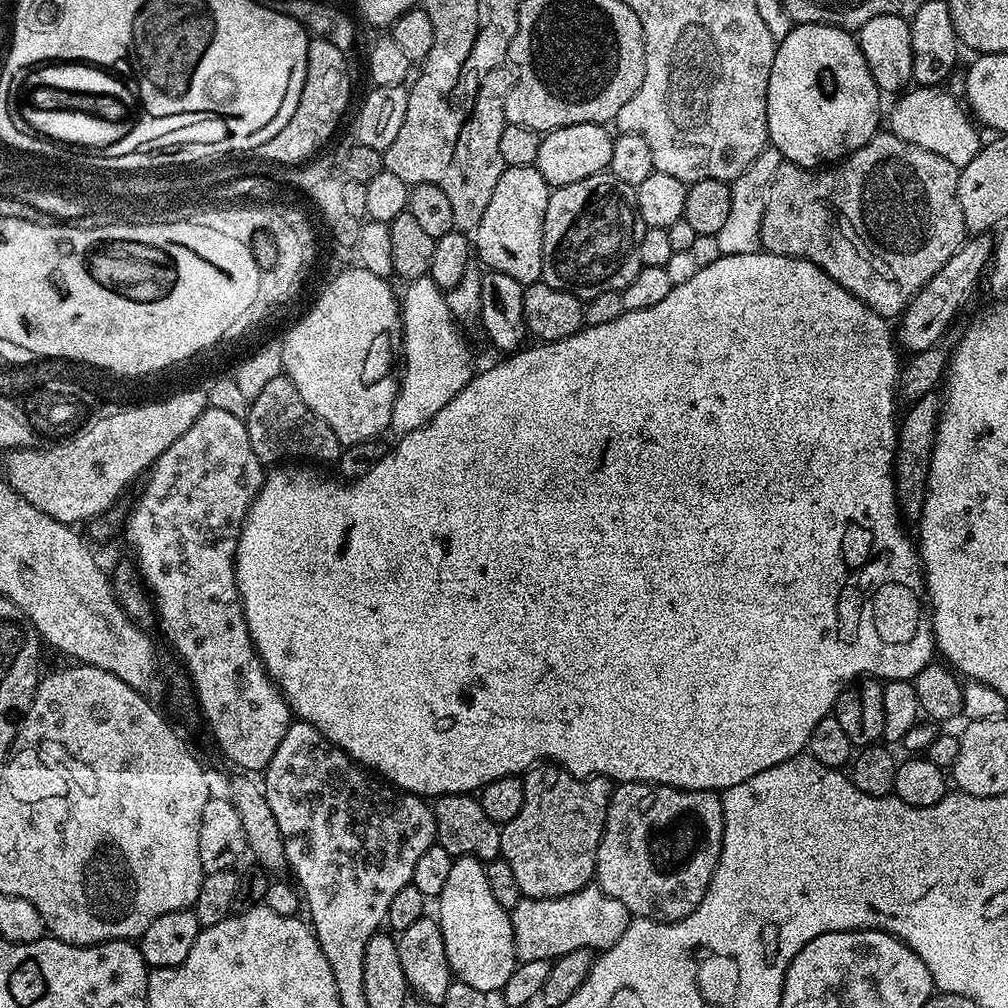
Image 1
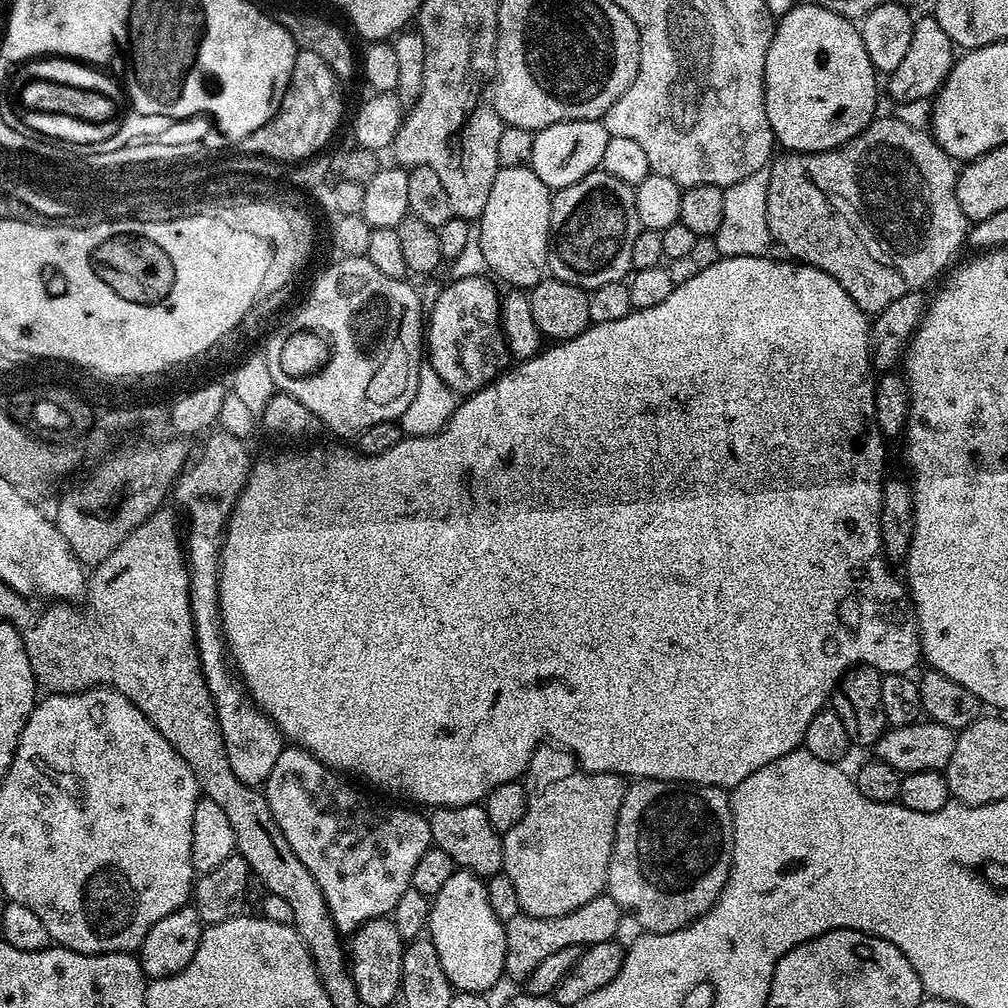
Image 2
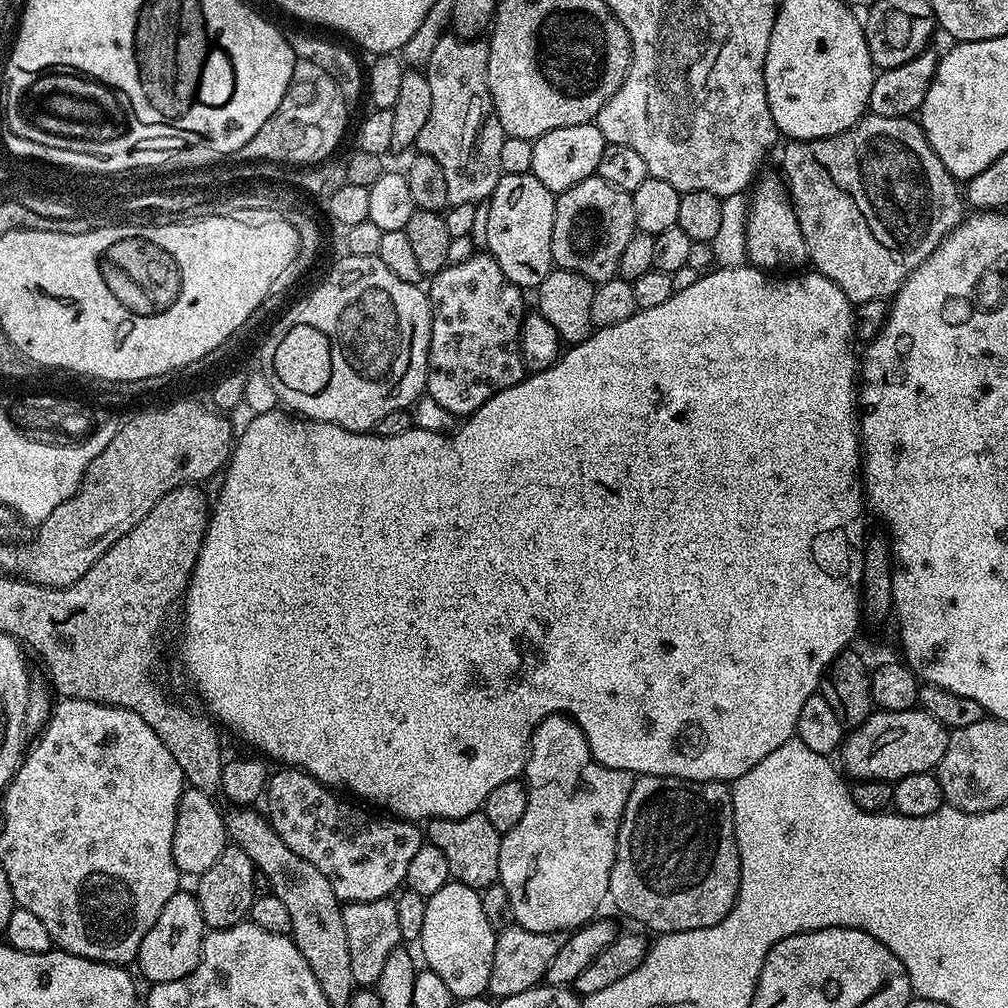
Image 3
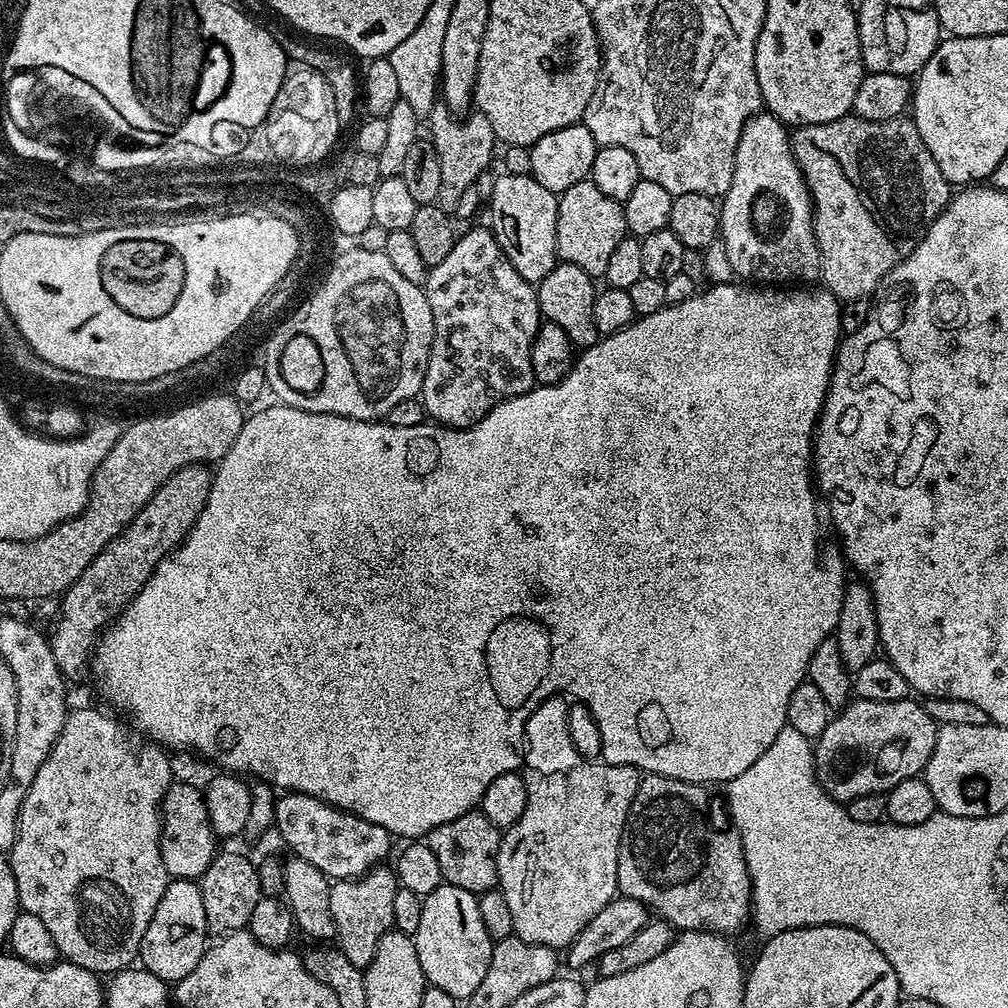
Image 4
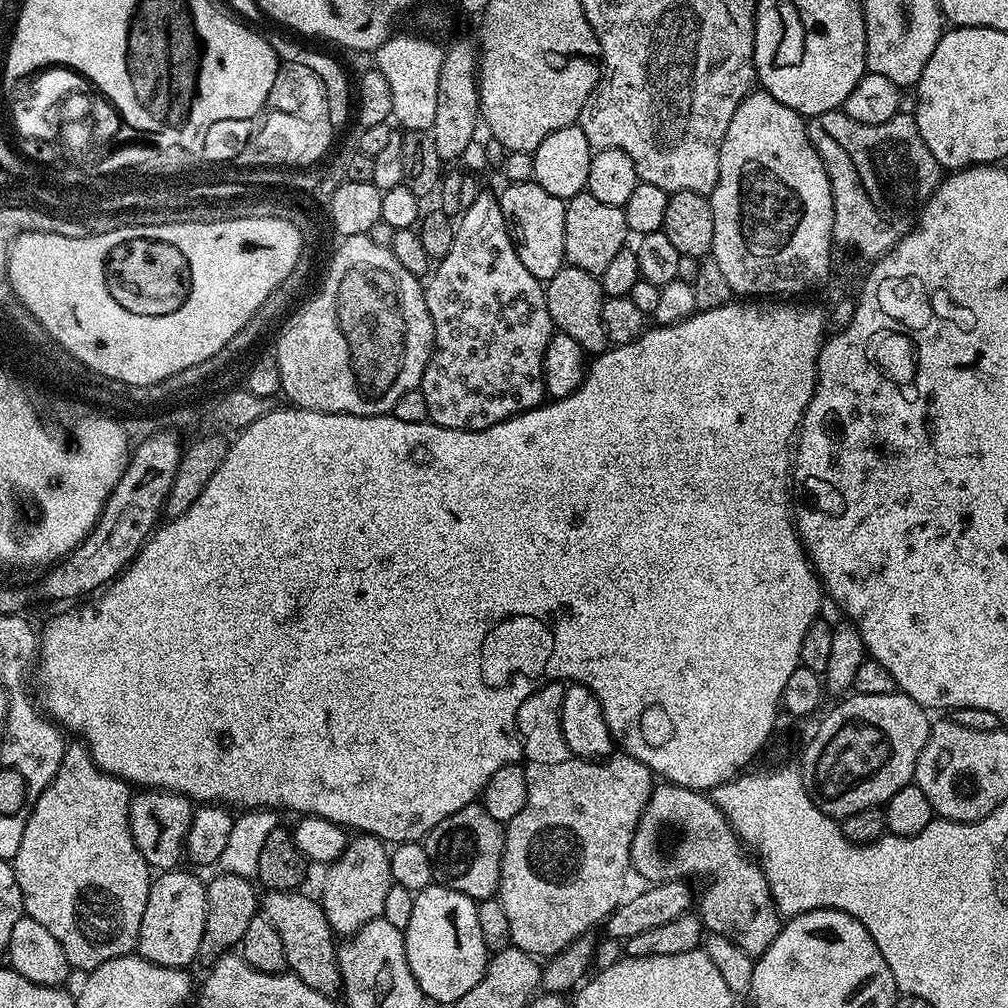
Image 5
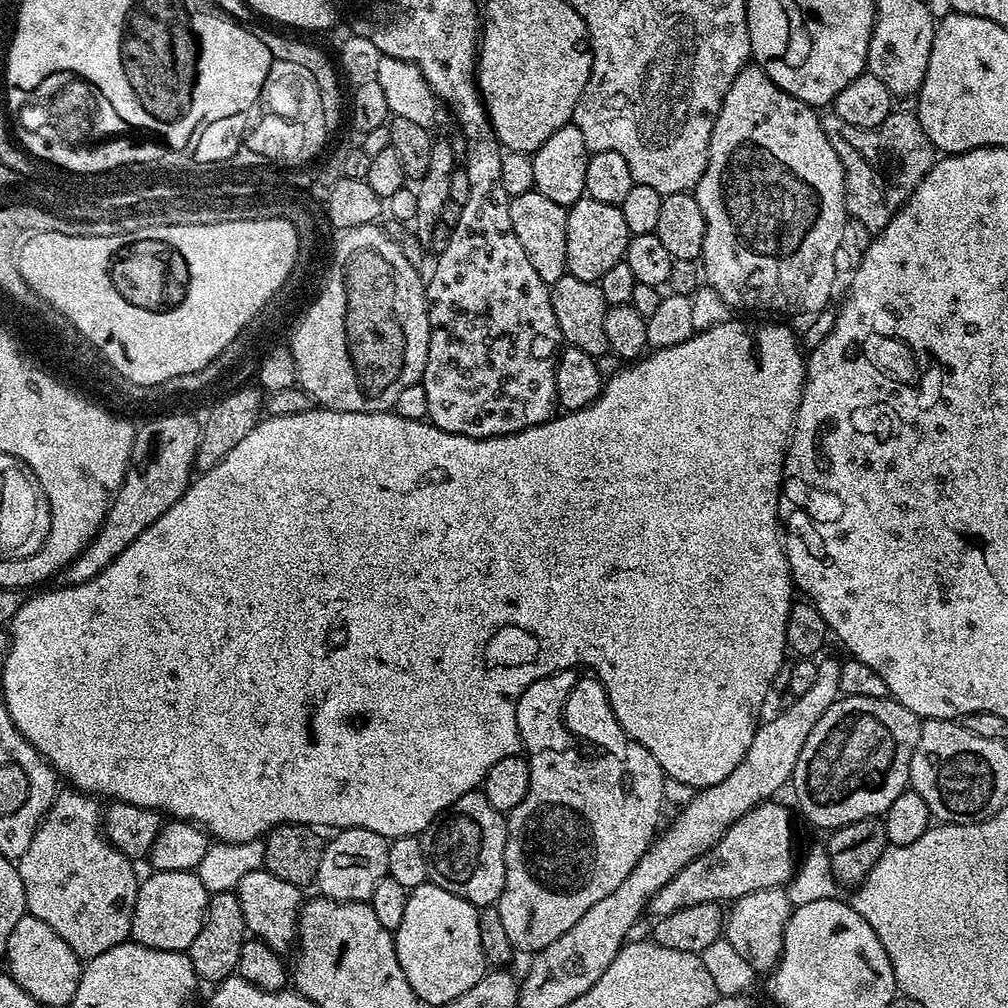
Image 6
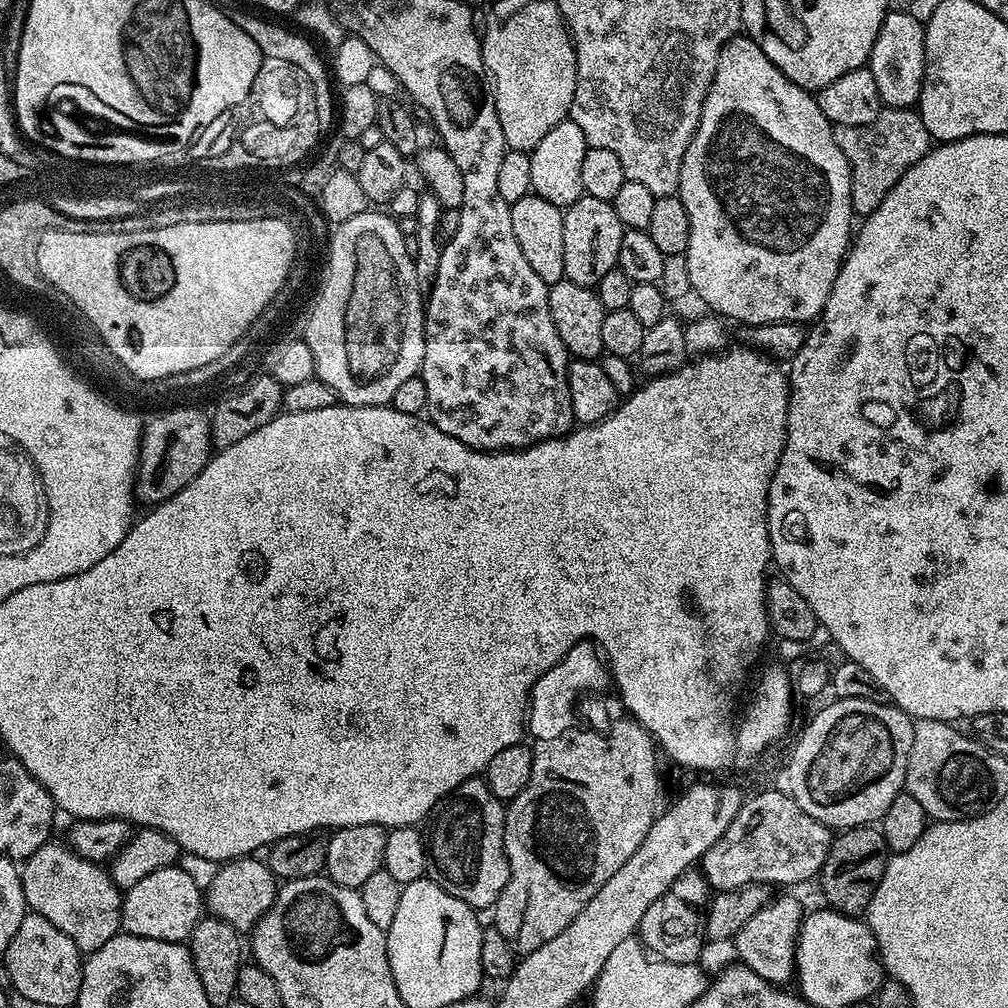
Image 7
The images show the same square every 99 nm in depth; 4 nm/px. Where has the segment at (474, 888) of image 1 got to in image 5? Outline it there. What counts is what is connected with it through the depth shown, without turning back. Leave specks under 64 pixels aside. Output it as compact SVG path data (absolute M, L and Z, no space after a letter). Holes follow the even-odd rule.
M432 883L429 888L422 889L414 895L414 911L410 917L410 926L403 928L404 945L406 946L406 962L410 962L410 974L418 982L429 1001L437 1000L444 1006L450 1006L462 994L470 994L474 986L488 969L490 953L486 942L482 942L482 929L478 927L477 901L470 899L458 890L450 890L441 884Z

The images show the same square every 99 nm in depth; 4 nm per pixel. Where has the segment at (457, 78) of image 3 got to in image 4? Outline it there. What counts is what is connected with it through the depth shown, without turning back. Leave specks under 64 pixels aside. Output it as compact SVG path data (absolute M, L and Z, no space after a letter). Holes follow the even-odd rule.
M437 102L426 117L426 128L432 131L430 141L437 150L441 171L441 192L438 203L445 210L455 209L462 193L481 179L479 176L492 164L492 147L498 141L490 122L479 114L468 114L461 118L442 102Z

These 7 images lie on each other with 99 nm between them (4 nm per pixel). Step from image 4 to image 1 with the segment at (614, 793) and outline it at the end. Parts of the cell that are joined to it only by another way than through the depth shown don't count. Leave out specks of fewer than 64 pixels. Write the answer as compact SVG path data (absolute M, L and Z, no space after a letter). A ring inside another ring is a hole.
M596 776L596 784L590 788L590 796L592 796L590 804L594 804L594 806L588 806L588 812L580 812L578 816L574 816L574 812L562 812L562 808L546 810L546 804L554 806L558 802L558 800L552 800L552 798L556 798L554 782L556 780L544 784L544 788L540 788L540 784L524 784L522 810L518 810L518 815L510 818L510 822L503 825L500 830L500 856L506 862L510 862L510 870L514 870L521 897L530 900L574 894L593 883L596 875L596 855L606 826L608 803L612 797L613 785L605 777Z

